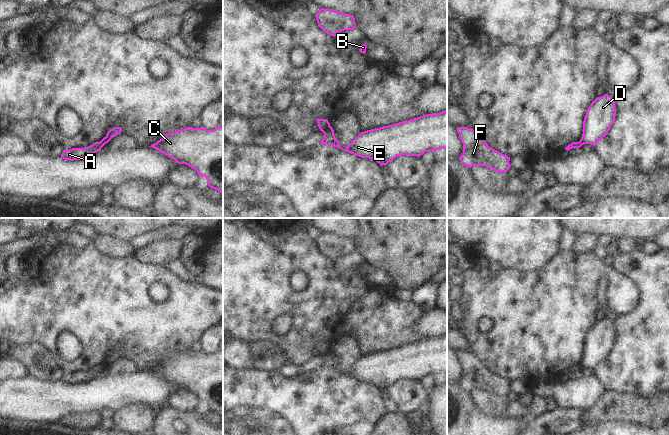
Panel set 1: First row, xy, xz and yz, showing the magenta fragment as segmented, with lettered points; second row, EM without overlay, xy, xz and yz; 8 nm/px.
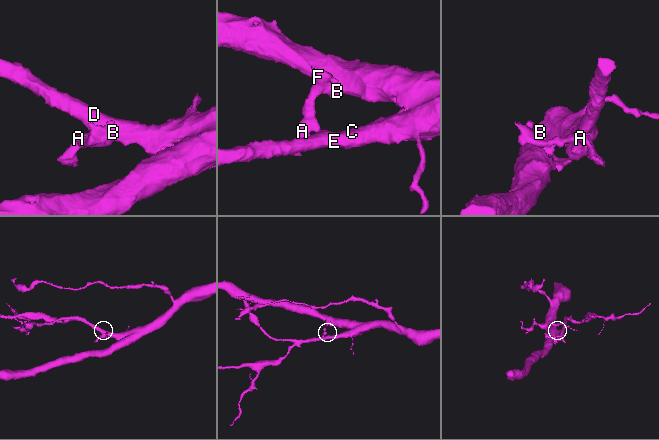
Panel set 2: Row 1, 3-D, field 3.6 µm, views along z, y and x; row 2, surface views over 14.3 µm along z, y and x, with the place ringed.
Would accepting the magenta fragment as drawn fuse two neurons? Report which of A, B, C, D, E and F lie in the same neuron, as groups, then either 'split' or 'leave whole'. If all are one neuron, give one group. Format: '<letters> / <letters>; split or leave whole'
A B F / C D E; split

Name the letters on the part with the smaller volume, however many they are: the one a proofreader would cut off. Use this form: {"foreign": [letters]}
{"foreign": ["A", "B", "F"]}

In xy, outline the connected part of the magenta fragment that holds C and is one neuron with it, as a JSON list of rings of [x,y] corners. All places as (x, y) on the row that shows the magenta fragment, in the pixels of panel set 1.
[[[188,127],[166,134],[151,146],[166,156],[174,159],[178,164],[186,164],[196,170],[199,176],[204,176],[210,188],[223,193],[223,127],[214,130],[203,127]]]

